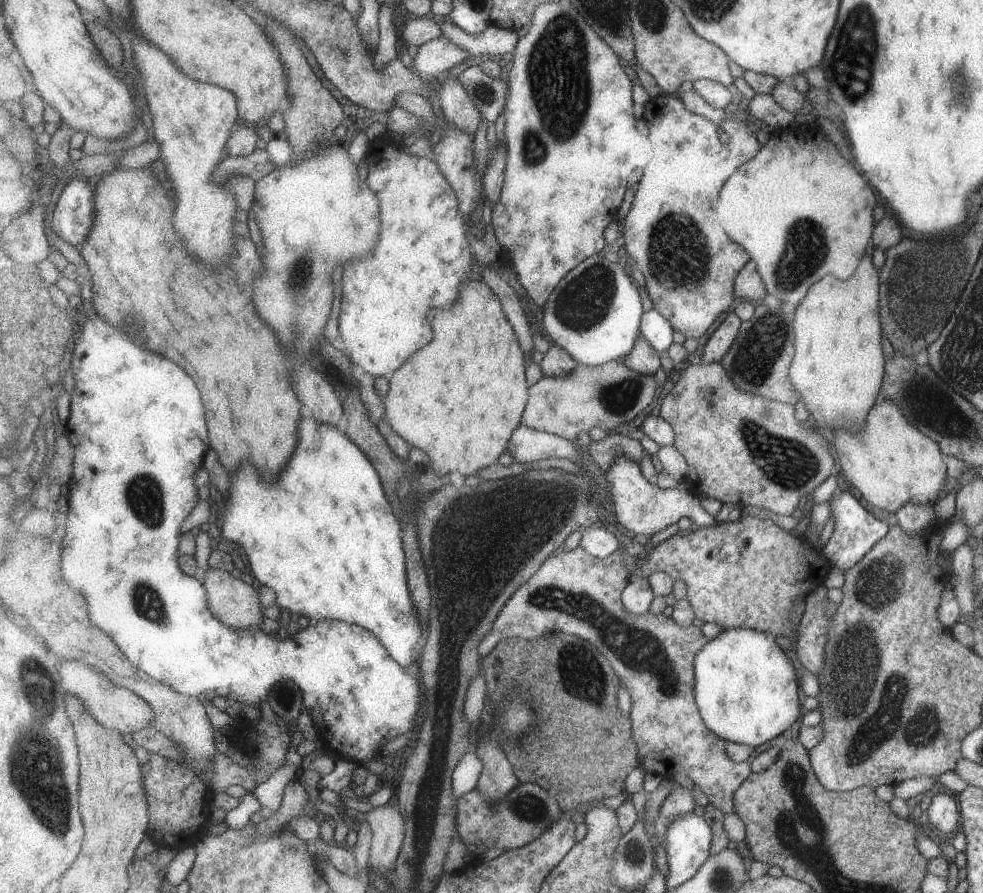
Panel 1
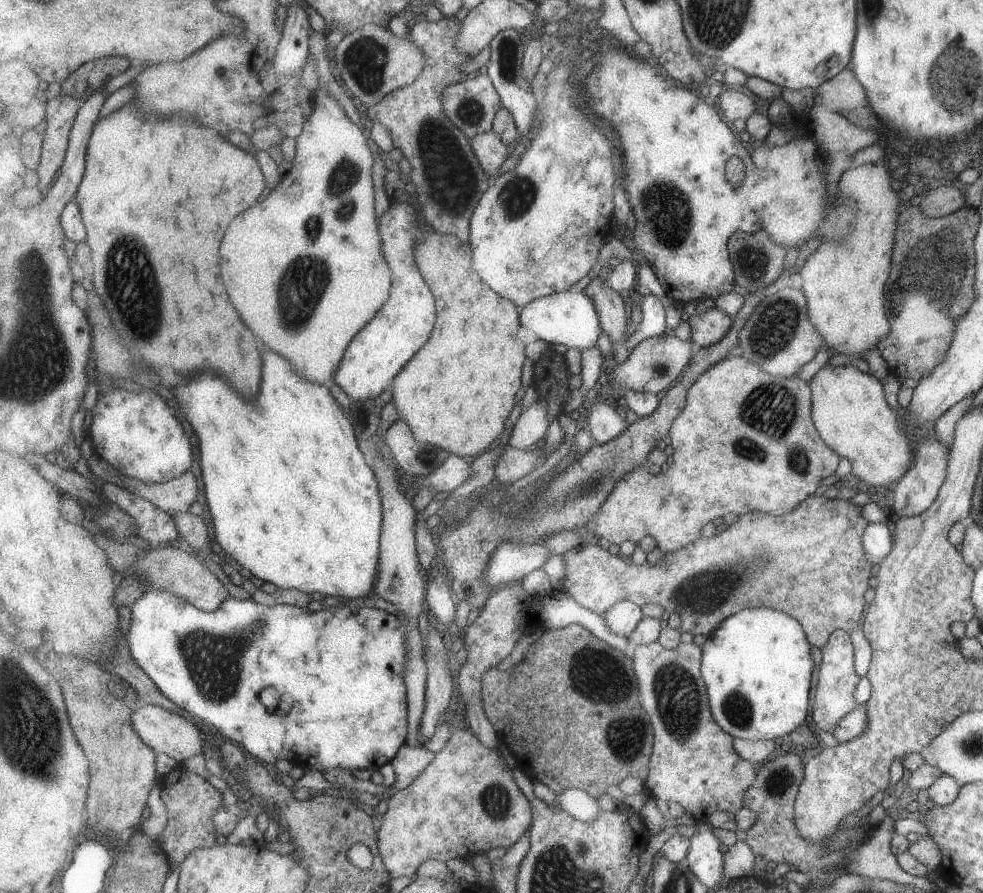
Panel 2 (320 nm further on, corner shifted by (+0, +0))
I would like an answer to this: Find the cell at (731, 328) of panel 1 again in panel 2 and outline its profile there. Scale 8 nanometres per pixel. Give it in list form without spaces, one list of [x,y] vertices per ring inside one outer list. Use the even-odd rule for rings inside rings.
[[[718,307],[703,314],[693,313],[687,319],[692,328],[692,341],[701,349],[719,344],[735,324],[734,318]]]

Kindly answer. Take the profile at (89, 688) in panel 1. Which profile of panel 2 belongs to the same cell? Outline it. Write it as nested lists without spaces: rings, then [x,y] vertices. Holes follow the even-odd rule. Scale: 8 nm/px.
[[[139,702],[137,708],[133,710],[131,716],[133,728],[137,734],[149,744],[157,753],[168,755],[175,759],[178,764],[182,764],[188,758],[195,755],[203,755],[203,734],[197,728],[197,724],[185,720],[183,716],[169,712],[164,707]]]

